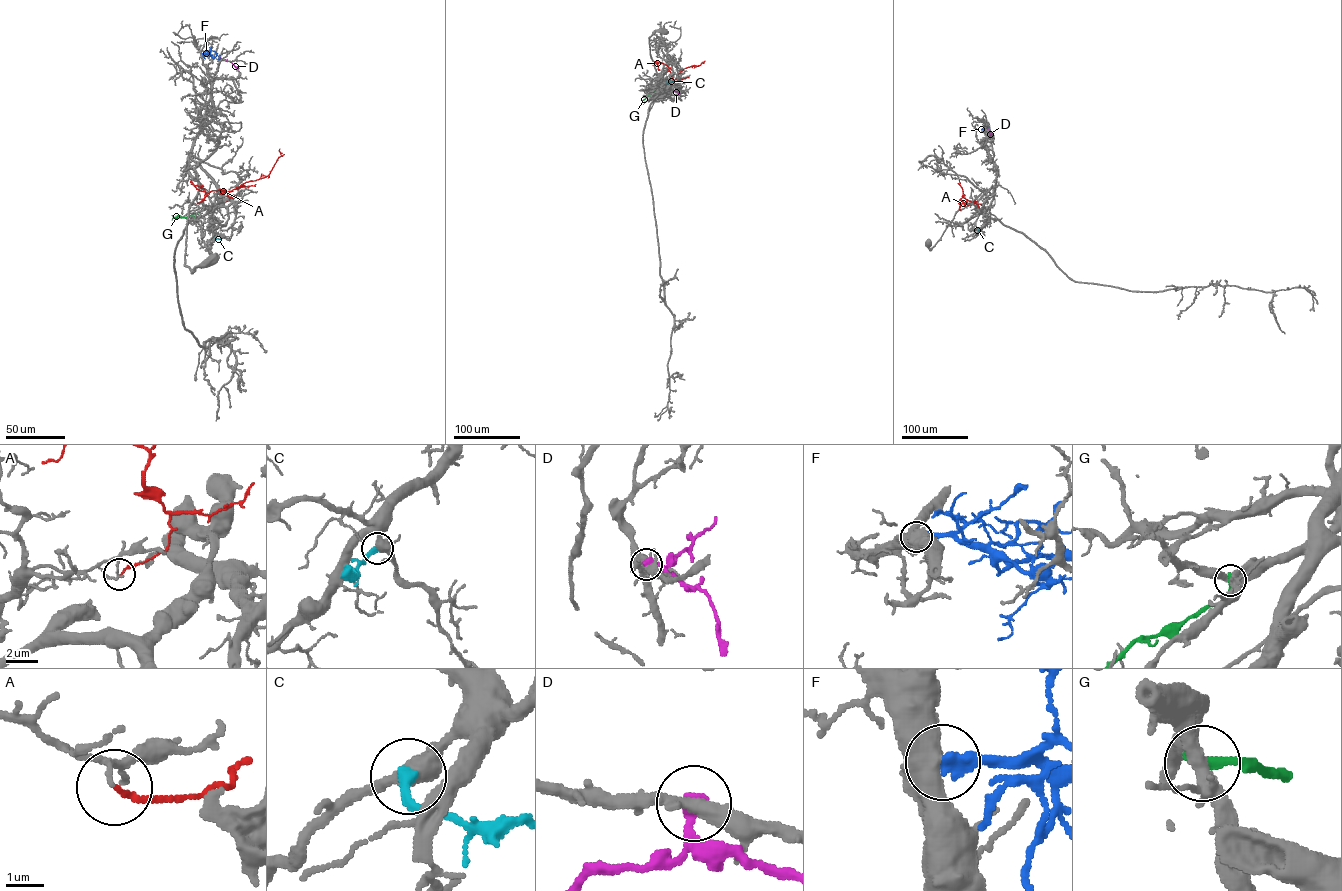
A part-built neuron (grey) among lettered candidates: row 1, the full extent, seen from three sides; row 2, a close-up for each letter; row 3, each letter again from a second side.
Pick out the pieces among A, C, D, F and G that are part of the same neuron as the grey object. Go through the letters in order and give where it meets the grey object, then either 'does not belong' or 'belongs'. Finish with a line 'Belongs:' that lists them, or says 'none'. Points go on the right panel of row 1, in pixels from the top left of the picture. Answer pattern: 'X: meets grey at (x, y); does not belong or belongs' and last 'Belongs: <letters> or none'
A: meets grey at (979, 210); does not belong
C: meets grey at (980, 230); does not belong
D: meets grey at (986, 130); does not belong
F: meets grey at (985, 126); does not belong
G: meets grey at (987, 216); does not belong
Belongs: none

